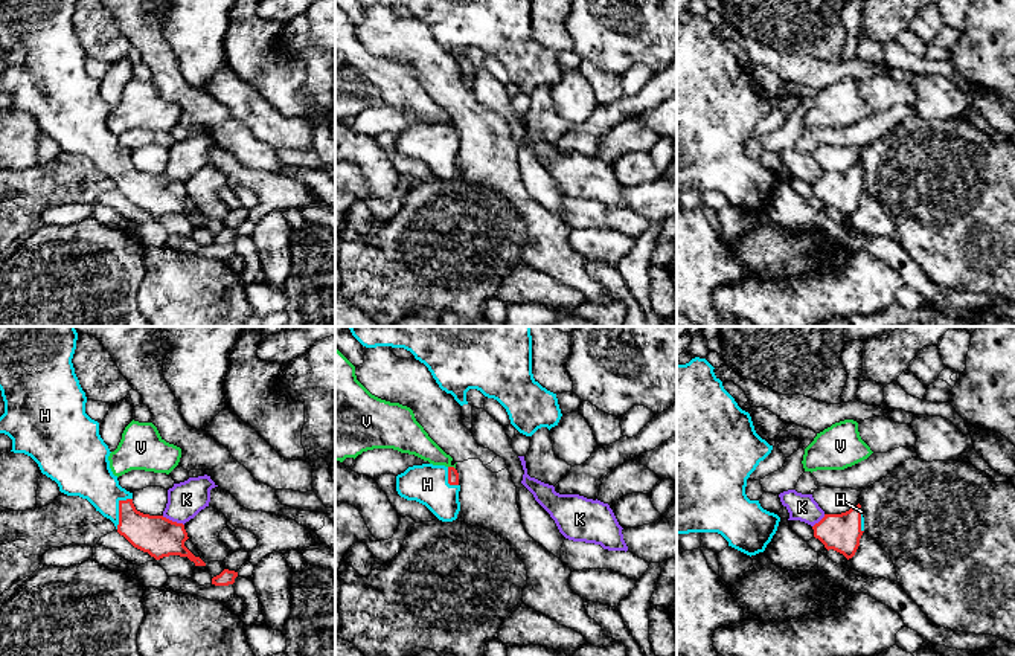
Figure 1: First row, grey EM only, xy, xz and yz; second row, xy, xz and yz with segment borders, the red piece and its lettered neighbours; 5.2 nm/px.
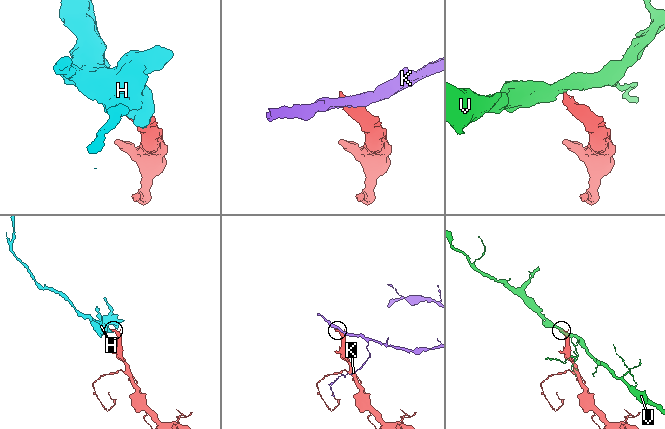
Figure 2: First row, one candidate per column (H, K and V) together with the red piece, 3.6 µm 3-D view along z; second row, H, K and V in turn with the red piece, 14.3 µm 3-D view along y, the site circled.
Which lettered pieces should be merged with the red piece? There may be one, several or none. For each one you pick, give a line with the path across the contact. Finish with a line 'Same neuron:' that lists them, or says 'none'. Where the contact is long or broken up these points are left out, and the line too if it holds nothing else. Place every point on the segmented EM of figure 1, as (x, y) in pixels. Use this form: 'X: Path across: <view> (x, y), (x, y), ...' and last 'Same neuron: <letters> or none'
H: Path across: xy (157, 536), (139, 530), (119, 510), (87, 475)
Same neuron: H

